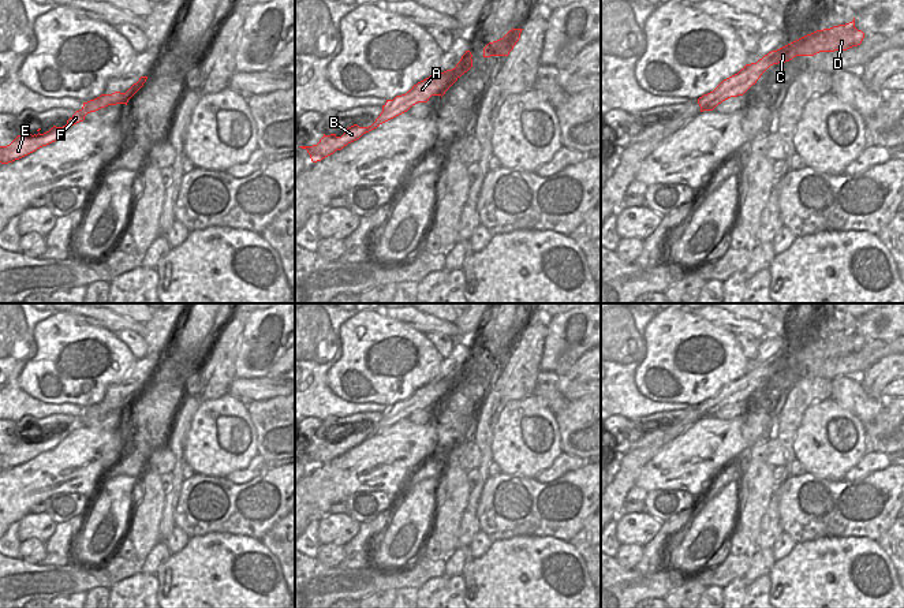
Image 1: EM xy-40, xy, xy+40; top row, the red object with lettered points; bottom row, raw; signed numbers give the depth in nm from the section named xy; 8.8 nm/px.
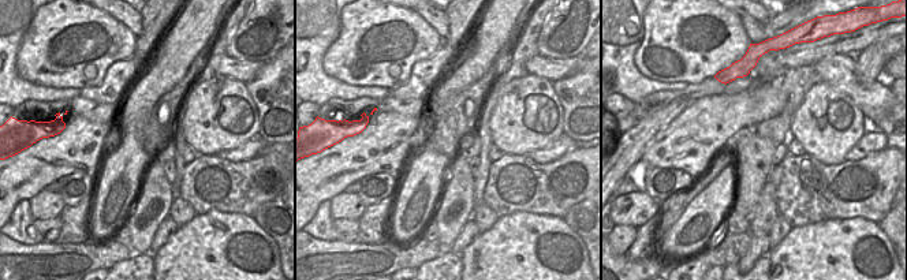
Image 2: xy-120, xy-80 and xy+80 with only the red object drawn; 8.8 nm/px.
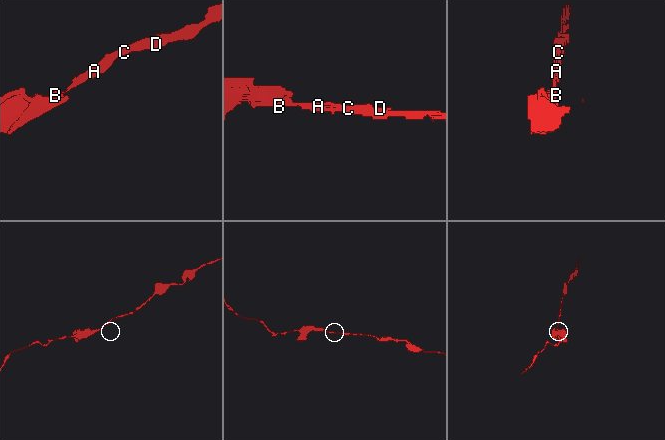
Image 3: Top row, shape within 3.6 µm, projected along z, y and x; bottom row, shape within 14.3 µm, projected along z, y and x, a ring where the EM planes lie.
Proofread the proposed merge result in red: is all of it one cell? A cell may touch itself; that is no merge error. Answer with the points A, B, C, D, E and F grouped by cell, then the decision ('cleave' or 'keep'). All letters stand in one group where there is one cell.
A B C D E F | keep

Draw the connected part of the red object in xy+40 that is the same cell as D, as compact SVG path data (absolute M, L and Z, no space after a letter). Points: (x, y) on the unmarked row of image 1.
M855 324L849 329L807 340L777 357L769 358L757 369L746 370L737 380L724 385L713 398L699 403L701 418L713 417L722 407L743 402L773 370L789 368L796 362L847 357L860 351L863 344L864 339L855 333Z

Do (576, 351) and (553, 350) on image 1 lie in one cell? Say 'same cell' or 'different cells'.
different cells

